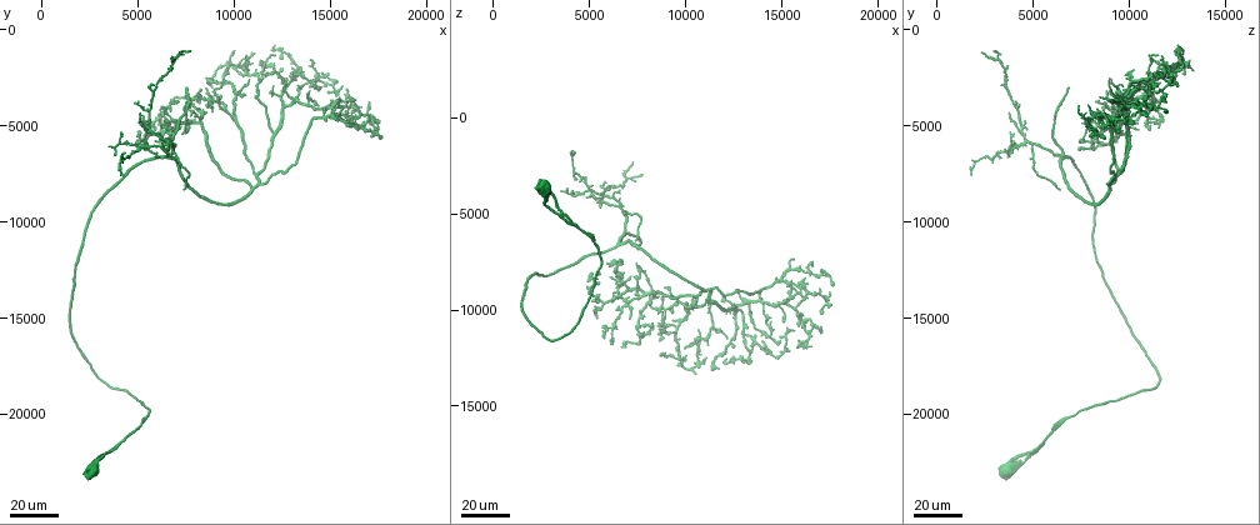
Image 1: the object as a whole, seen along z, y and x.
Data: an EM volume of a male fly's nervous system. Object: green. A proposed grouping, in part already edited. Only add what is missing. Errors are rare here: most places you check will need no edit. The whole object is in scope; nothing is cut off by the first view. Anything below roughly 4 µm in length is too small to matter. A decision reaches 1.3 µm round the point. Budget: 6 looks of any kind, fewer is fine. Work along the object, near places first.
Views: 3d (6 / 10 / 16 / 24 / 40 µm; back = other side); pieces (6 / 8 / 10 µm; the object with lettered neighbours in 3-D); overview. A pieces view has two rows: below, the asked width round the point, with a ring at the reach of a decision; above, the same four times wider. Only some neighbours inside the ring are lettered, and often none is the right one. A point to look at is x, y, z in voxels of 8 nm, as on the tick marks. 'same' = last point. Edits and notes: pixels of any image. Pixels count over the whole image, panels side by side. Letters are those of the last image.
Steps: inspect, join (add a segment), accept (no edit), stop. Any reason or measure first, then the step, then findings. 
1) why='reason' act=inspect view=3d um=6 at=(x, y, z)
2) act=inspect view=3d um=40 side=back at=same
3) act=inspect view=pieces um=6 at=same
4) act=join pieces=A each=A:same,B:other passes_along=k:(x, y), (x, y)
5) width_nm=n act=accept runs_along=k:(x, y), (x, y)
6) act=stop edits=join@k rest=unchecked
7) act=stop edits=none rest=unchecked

why='branch stops here' act=inspect view=3d um=40 at=(7500, 2900, 6900)

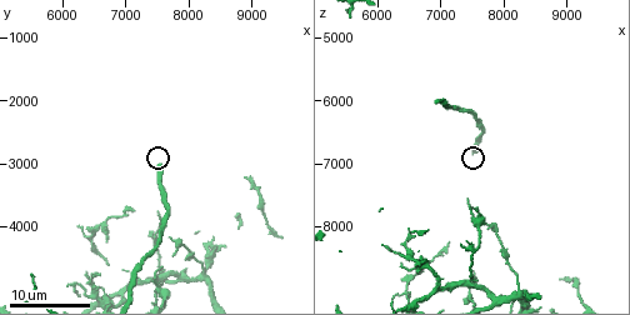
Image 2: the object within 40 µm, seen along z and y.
act=inspect view=pieces um=6 at=(7450, 3050, 6800)

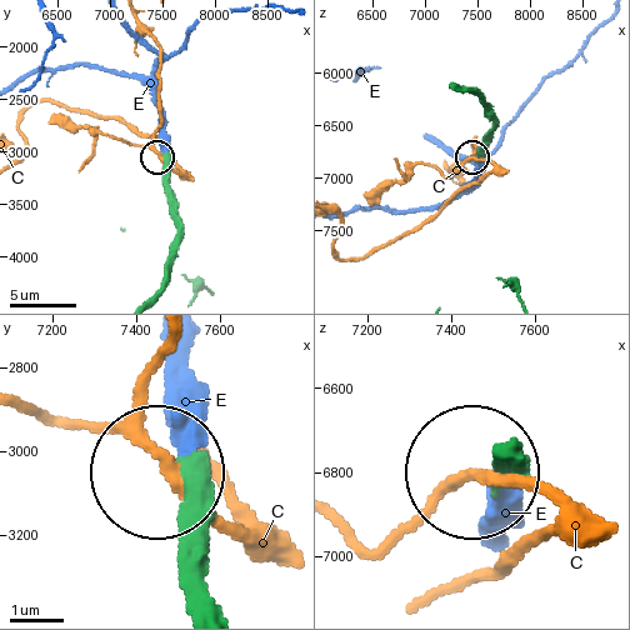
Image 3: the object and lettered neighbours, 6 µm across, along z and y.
act=join pieces=E each=C:other,E:same found='the neuron continues'

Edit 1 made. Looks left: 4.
why='long arm stops here' act=inspect view=3d um=24 at=(8900, 4300, 10800)

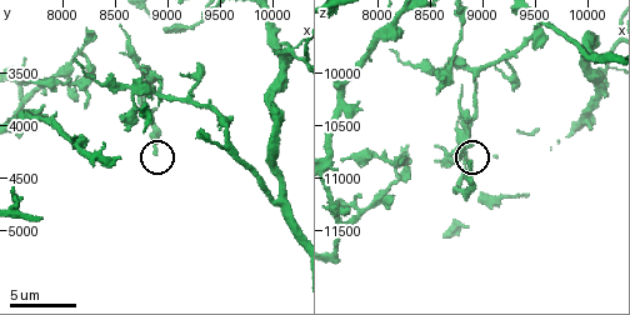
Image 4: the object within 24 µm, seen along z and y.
act=inspect view=pieces um=8 at=(8880, 4260, 10840)

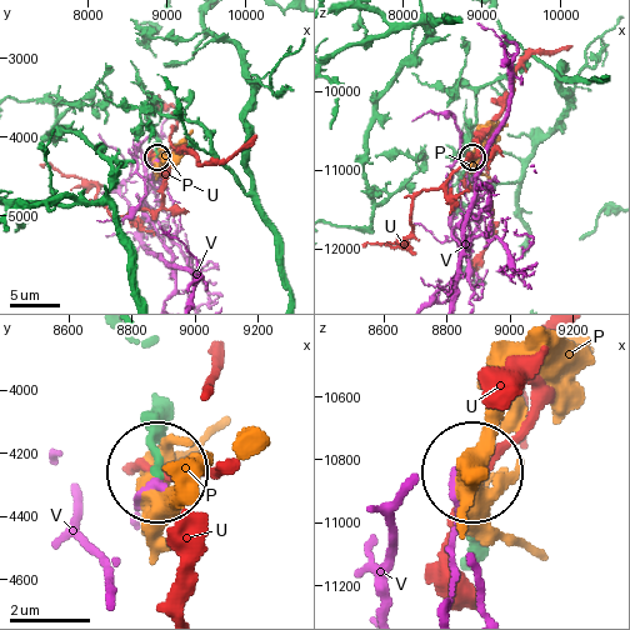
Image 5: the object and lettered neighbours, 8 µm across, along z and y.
act=accept each=P:other,U:other,V:other runs_along=5:(154, 410), (154, 470) found='no lettered segment goes on from it'

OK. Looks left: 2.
why='free end' act=inspect view=3d um=24 at=(10100, 1000, 12300)

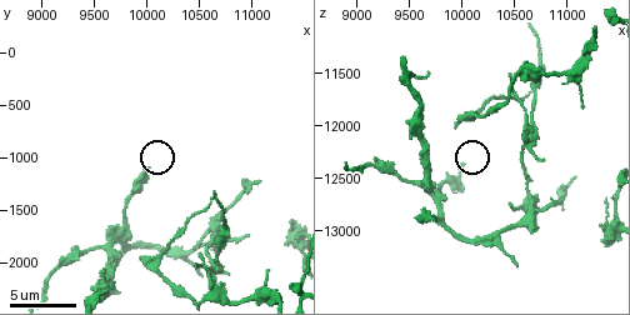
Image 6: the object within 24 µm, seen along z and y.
act=inspect view=pieces um=10 at=(9980, 1080, 12360)

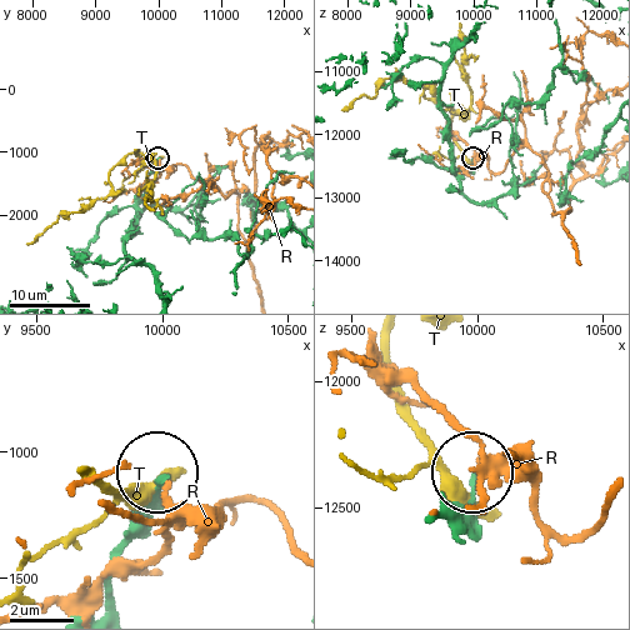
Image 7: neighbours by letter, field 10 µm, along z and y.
act=accept each=R:other,T:other found='none of them fits'

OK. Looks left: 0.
act=stop edits=join@3 rest=unchecked

